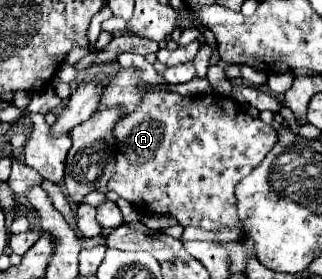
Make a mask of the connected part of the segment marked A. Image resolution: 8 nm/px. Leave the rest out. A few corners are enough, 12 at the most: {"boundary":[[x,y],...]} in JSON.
{"boundary":[[150,92],[116,124],[120,198],[242,226],[276,130],[234,98]]}

